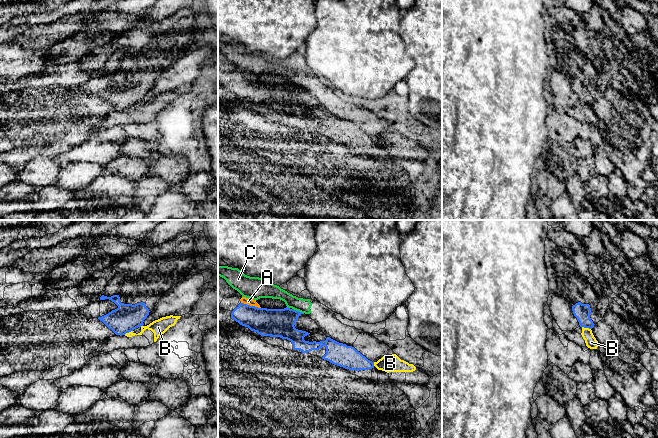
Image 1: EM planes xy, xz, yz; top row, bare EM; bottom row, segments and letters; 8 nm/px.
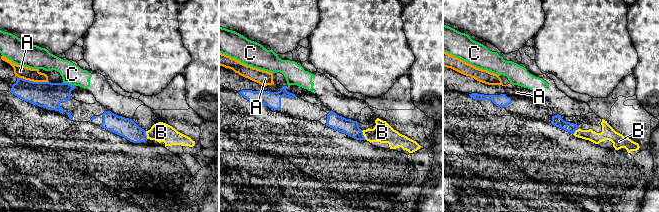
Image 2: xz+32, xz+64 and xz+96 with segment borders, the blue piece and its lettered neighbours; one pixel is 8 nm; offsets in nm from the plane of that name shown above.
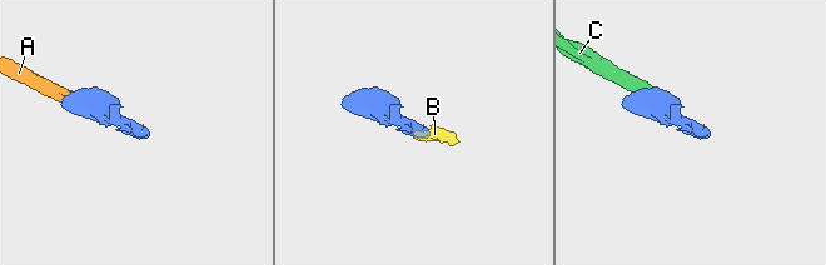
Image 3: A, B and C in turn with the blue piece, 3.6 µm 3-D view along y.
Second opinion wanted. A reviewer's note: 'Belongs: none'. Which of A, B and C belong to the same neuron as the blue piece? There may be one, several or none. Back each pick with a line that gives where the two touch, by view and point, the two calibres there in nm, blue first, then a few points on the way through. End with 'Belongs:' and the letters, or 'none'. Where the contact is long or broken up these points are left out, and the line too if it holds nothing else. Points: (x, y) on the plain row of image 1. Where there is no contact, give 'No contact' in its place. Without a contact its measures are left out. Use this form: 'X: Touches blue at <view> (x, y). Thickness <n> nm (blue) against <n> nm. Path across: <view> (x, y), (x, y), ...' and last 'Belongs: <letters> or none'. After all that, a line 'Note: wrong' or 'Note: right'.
Belongs: none
Note: right

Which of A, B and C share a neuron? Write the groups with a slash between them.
A B / C

